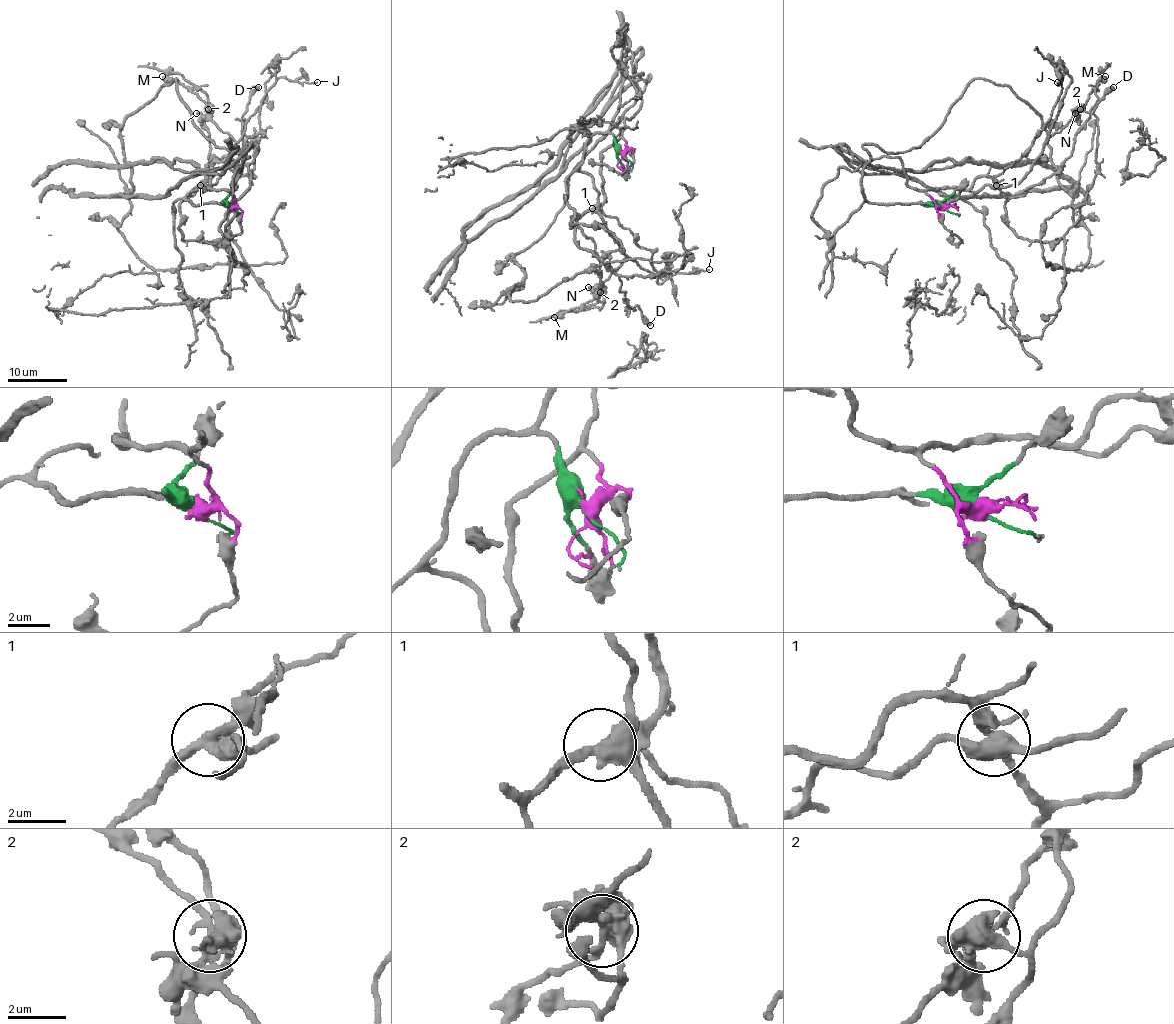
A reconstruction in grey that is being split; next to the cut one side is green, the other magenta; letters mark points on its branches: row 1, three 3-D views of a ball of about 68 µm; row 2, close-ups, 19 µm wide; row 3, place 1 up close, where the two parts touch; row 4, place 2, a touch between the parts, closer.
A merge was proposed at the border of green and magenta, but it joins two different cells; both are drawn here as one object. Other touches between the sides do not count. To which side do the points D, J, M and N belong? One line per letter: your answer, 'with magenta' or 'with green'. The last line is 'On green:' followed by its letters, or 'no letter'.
D: with magenta
J: with magenta
M: with green
N: with green
On green: M, N

